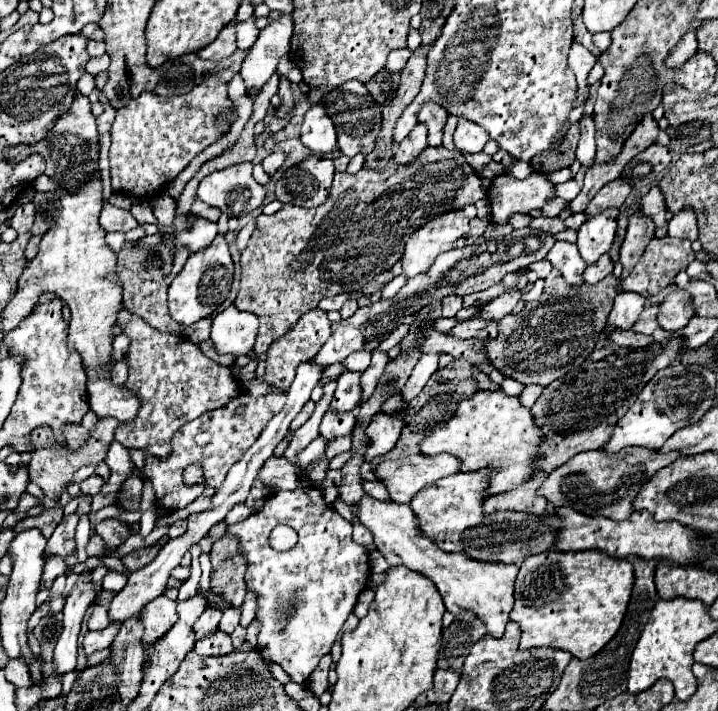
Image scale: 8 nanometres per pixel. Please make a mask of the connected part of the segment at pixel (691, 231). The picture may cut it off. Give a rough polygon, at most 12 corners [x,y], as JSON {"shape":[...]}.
{"shape":[[685,207],[669,221],[667,235],[695,241],[697,217]]}

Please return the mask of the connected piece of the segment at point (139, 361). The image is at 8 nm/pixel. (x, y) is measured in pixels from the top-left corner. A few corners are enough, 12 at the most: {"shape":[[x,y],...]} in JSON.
{"shape":[[127,311],[125,385],[143,399],[115,439],[157,459],[243,389],[187,337]]}

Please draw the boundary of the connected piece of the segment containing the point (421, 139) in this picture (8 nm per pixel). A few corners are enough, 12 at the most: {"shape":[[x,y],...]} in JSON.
{"shape":[[419,123],[397,147],[395,163],[409,165],[427,147]]}

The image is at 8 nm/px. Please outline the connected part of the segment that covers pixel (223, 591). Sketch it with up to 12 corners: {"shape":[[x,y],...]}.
{"shape":[[237,539],[213,543],[211,591],[231,607],[245,601]]}

